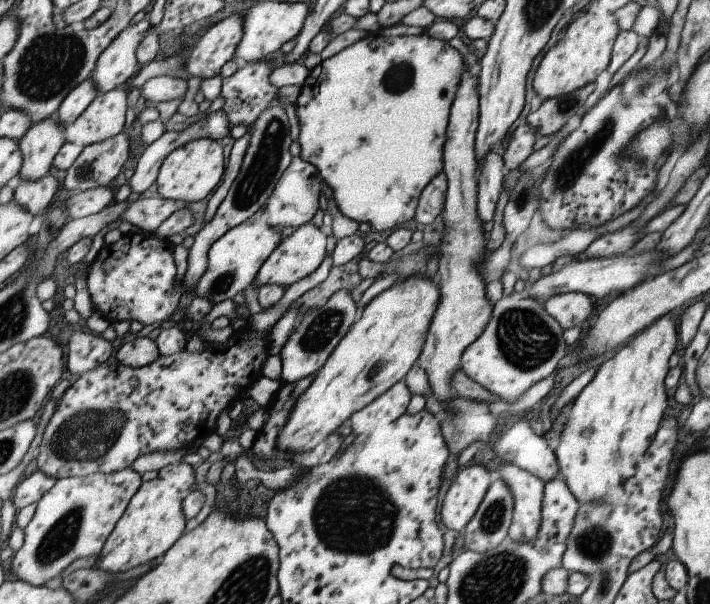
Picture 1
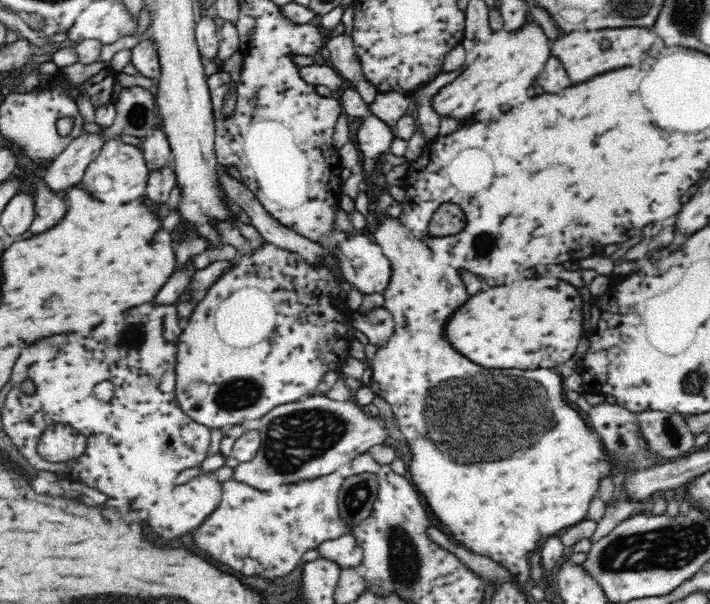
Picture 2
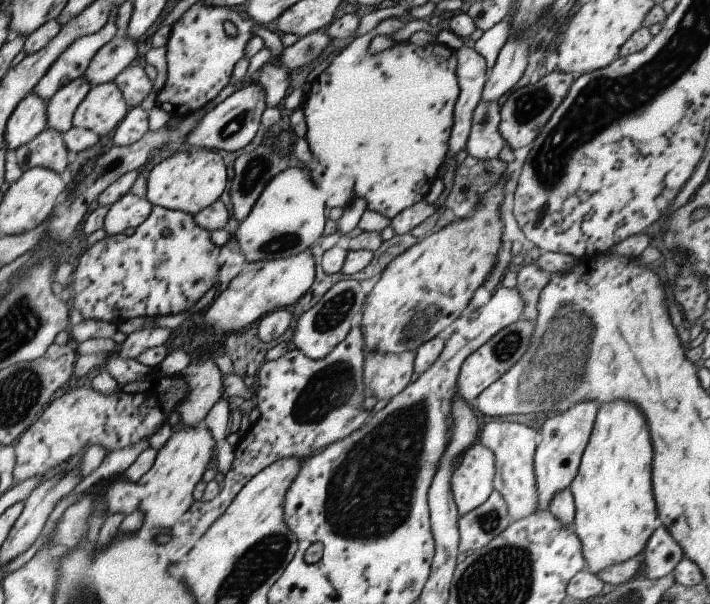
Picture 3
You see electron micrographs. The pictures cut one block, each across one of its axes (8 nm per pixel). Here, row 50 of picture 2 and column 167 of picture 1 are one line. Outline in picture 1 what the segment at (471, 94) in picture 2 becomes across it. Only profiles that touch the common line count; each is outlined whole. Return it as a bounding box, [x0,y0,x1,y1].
[93,477,186,572]

